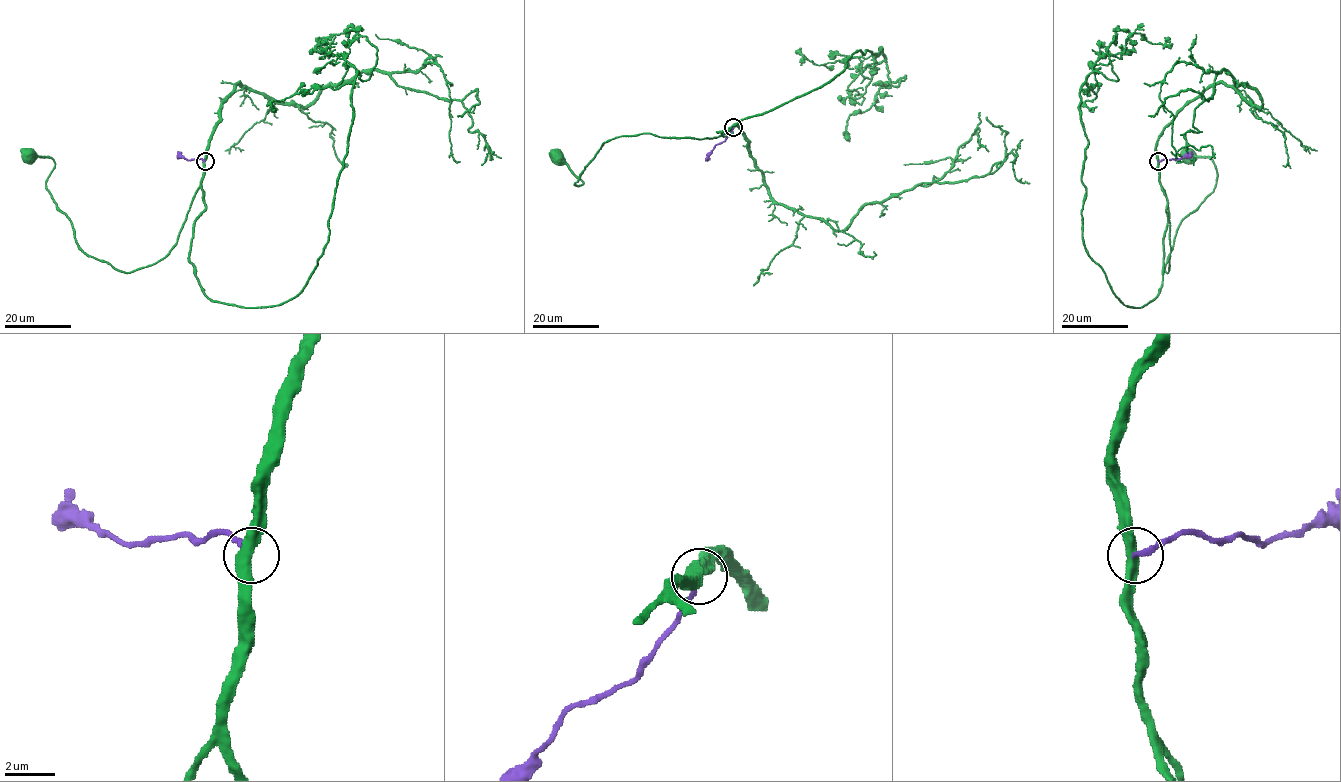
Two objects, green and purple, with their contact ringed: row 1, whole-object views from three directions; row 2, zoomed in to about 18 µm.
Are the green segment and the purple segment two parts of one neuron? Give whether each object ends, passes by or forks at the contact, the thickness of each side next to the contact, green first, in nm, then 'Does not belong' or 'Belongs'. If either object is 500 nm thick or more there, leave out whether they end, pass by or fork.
At the ring green passes by. At the ring purple ends. Thickness 440 nm (green) against 190 nm. Does not belong

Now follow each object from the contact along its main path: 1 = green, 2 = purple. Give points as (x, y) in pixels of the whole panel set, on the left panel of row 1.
1: (205, 161), (175, 246), (153, 264), (124, 272), (79, 247), (72, 222), (46, 187), (52, 159), (30, 155)
2: (205, 161), (187, 159), (177, 152)

